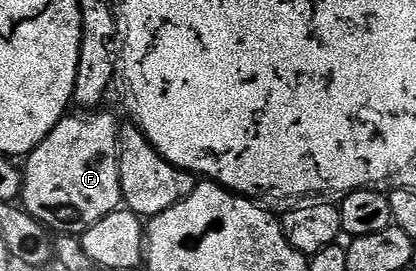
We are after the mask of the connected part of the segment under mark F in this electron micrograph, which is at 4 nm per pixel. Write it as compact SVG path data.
M101 112L77 113L81 114L75 115L74 118L72 116L62 118L61 123L33 149L33 153L28 155L23 162L20 205L36 222L41 223L46 230L50 232L56 232L58 230L56 233L61 236L80 236L84 234L87 228L91 228L91 224L103 220L103 216L107 216L111 212L118 210L123 202L121 196L121 181L119 180L119 122L116 122L109 114L97 114Z

